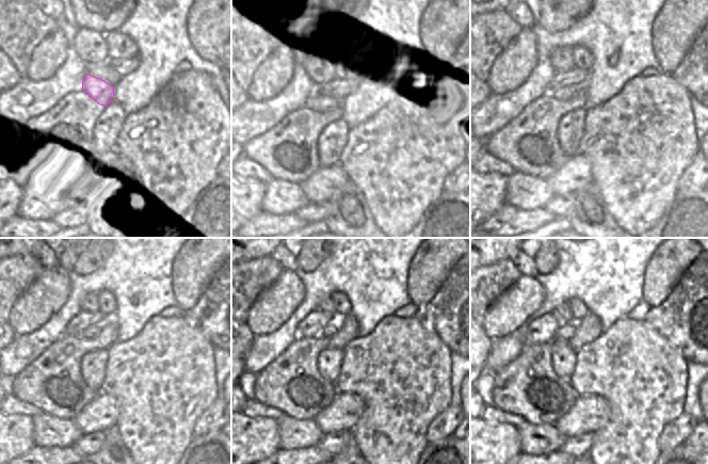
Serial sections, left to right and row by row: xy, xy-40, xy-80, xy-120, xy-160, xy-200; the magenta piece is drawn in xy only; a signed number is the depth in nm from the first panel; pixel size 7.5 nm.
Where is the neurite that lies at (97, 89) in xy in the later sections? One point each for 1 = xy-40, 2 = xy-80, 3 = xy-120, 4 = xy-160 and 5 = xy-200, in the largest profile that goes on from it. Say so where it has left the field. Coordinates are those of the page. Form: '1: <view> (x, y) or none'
1: xy-40 (336, 83)
2: xy-80 (576, 76)
3: xy-120 (83, 319)
4: xy-160 (311, 325)
5: xy-200 (543, 330)

